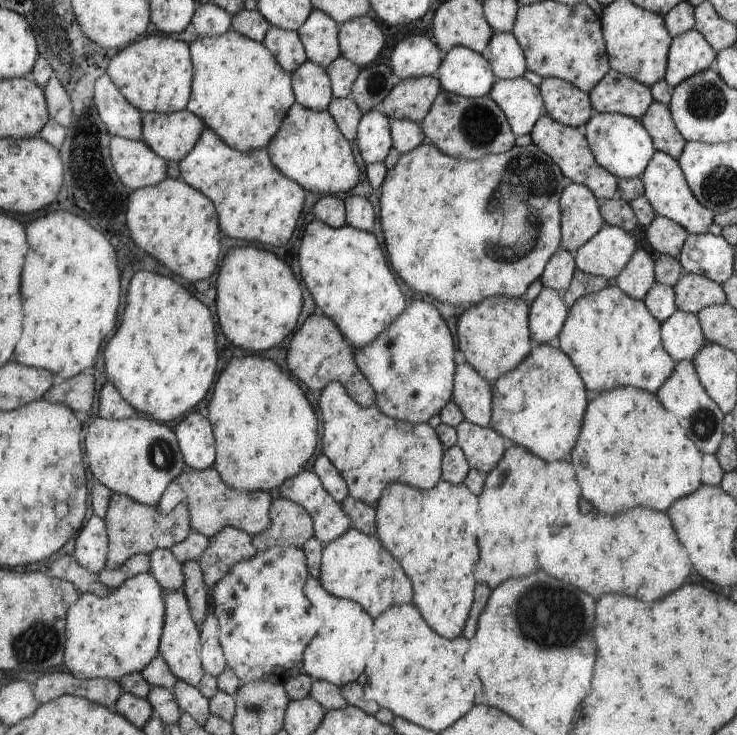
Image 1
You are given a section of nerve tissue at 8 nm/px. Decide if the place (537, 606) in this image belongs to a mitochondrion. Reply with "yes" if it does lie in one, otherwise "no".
yes

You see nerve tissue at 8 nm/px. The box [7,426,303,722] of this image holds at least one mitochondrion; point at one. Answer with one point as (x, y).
(35, 646)

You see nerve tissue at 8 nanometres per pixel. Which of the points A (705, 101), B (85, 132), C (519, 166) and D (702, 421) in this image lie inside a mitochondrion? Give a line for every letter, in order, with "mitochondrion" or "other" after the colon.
A: mitochondrion
B: mitochondrion
C: mitochondrion
D: mitochondrion

